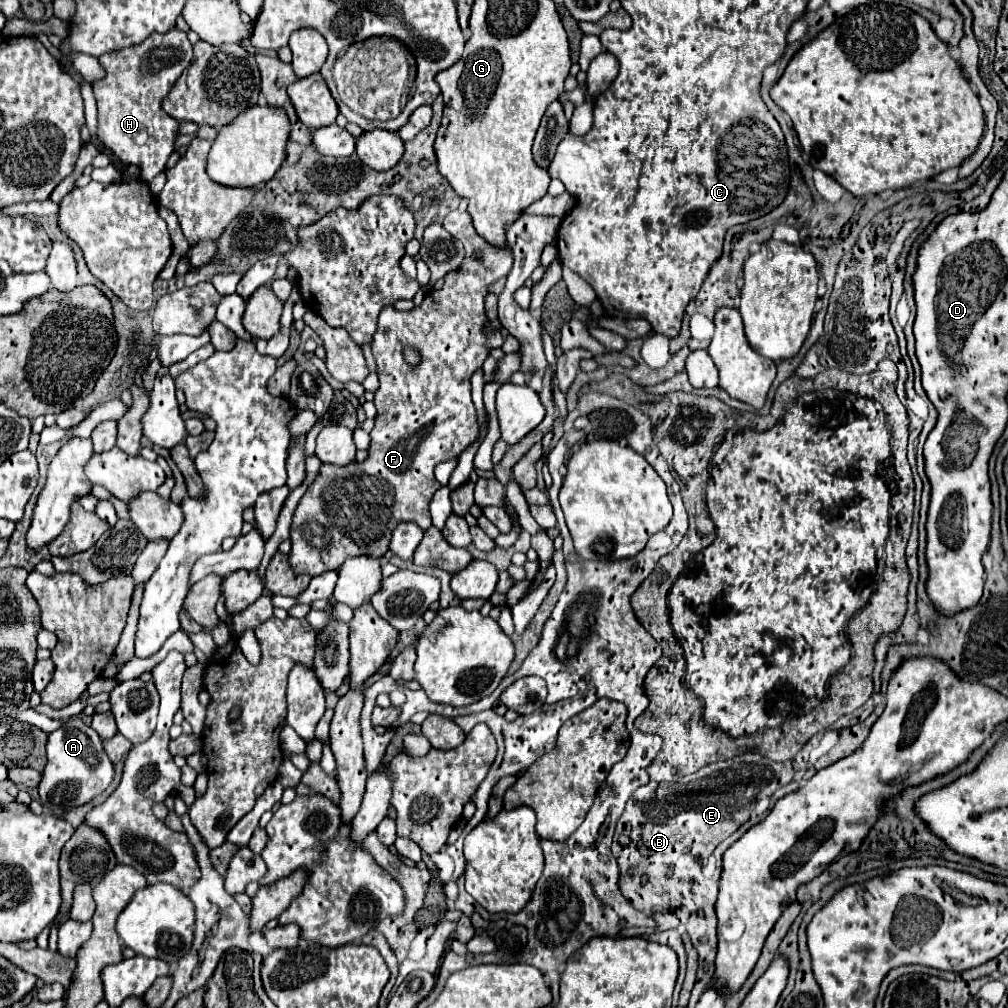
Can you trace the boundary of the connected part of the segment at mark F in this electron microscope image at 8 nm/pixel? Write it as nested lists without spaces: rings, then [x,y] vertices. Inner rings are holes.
[[[464,202],[458,210],[446,216],[444,228],[454,228],[454,236],[466,248],[462,270],[448,274],[444,278],[442,290],[430,290],[422,306],[416,306],[410,312],[400,312],[394,306],[382,308],[378,316],[378,330],[372,338],[372,354],[378,366],[376,374],[380,380],[380,388],[374,394],[378,414],[372,428],[372,448],[368,450],[368,458],[364,462],[352,462],[342,468],[330,464],[320,466],[320,474],[302,496],[292,520],[292,550],[288,560],[296,574],[318,576],[328,570],[338,570],[346,558],[356,556],[380,558],[388,550],[394,528],[402,522],[414,522],[422,530],[428,530],[432,526],[428,502],[432,494],[440,488],[434,478],[434,468],[444,460],[456,460],[462,450],[478,436],[478,416],[470,396],[470,376],[476,368],[482,366],[488,350],[500,348],[504,342],[502,334],[486,336],[482,332],[484,322],[488,320],[484,314],[484,296],[488,294],[488,284],[496,282],[502,276],[508,276],[514,266],[514,256],[508,244],[494,246],[476,232],[470,214],[464,208]],[[406,348],[414,348],[420,354],[418,364],[412,366],[406,362]]]

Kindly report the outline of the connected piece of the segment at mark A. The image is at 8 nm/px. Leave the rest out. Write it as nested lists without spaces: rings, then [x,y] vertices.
[[[80,718],[66,720],[60,730],[48,736],[46,756],[48,756],[48,764],[42,772],[38,790],[40,790],[40,802],[44,810],[54,816],[62,816],[68,810],[84,806],[86,802],[102,794],[114,778],[114,764],[106,756],[100,736],[90,726],[86,726]]]

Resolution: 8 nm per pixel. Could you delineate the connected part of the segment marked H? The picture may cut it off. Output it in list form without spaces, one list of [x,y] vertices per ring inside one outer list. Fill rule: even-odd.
[[[174,28],[166,34],[150,34],[144,42],[136,46],[128,46],[124,50],[106,52],[98,58],[102,68],[106,70],[106,76],[94,82],[94,96],[98,104],[98,130],[96,136],[124,162],[124,164],[140,164],[142,166],[142,178],[152,180],[156,174],[160,174],[166,168],[168,156],[174,152],[174,140],[178,136],[178,120],[170,118],[162,108],[162,98],[170,92],[178,76],[184,72],[184,68],[192,60],[192,44],[186,38],[186,32]]]

